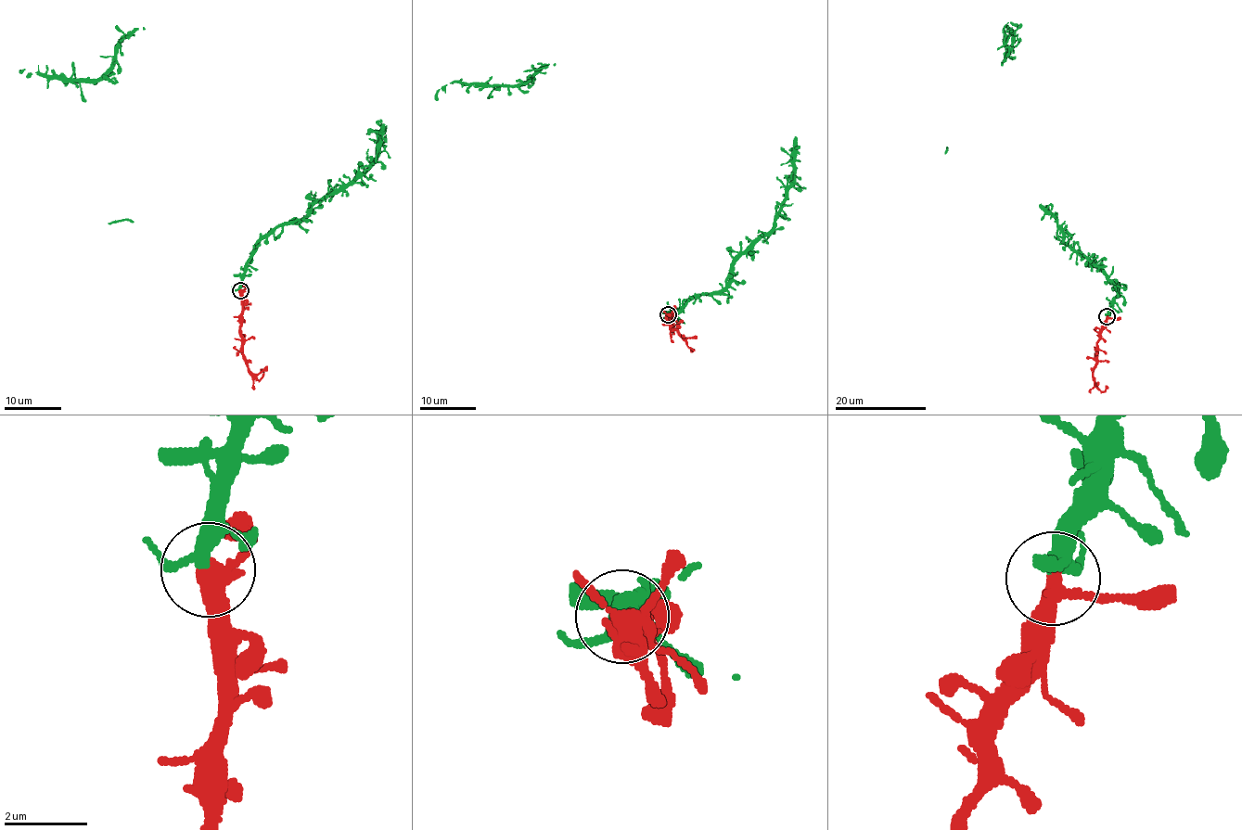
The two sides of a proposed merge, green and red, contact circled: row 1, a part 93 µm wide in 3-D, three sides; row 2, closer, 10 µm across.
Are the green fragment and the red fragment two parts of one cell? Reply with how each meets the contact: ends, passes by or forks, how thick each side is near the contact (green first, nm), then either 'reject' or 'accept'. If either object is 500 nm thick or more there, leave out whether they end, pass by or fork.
green forks there; red passes by; 280 nm thick on the green side, 340 nm on the other; accept

